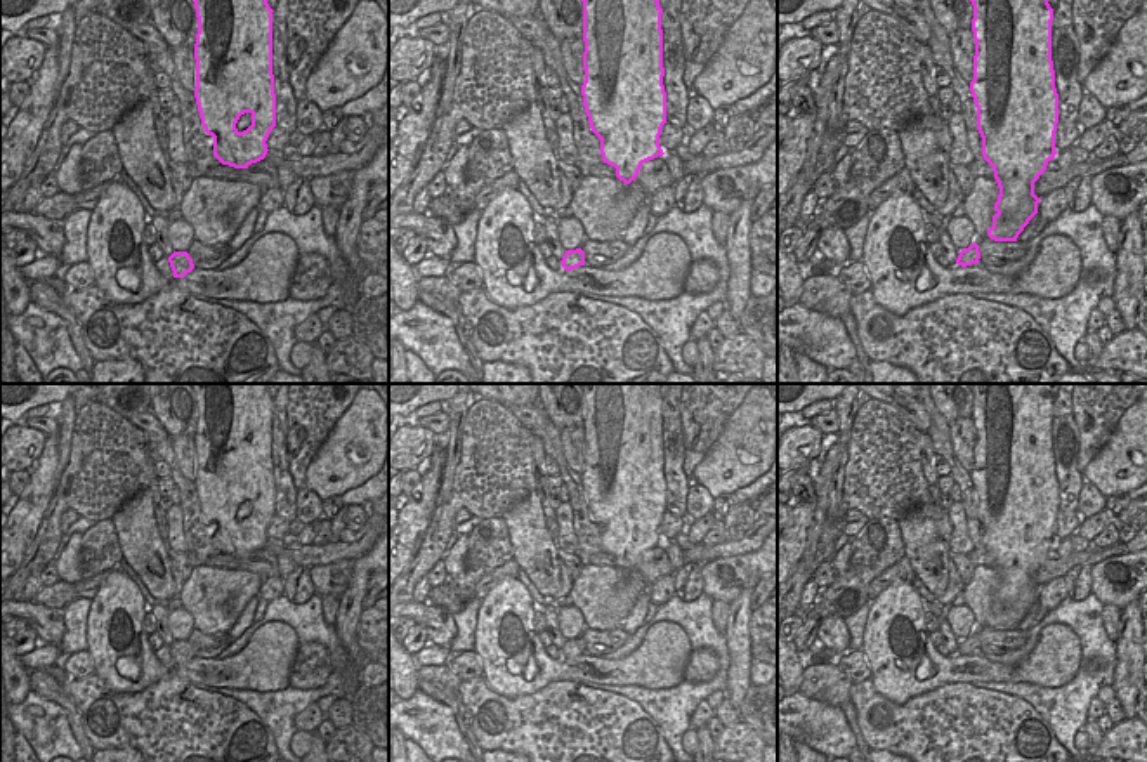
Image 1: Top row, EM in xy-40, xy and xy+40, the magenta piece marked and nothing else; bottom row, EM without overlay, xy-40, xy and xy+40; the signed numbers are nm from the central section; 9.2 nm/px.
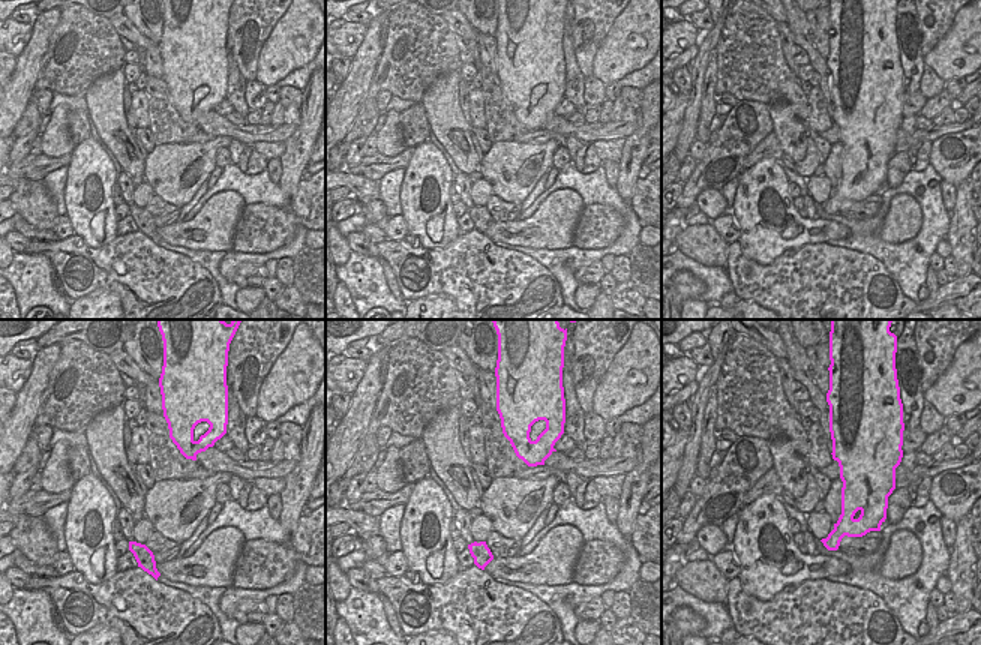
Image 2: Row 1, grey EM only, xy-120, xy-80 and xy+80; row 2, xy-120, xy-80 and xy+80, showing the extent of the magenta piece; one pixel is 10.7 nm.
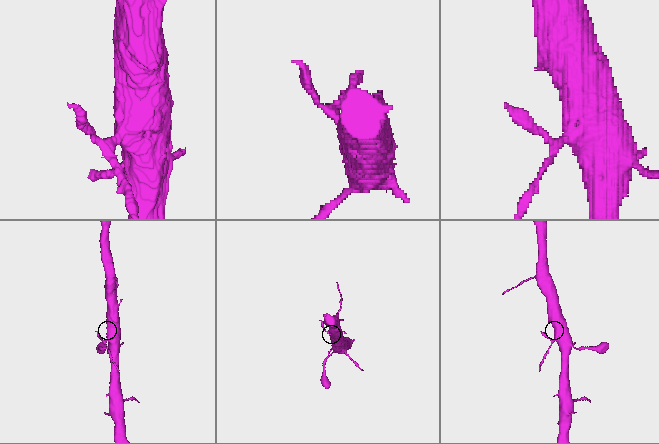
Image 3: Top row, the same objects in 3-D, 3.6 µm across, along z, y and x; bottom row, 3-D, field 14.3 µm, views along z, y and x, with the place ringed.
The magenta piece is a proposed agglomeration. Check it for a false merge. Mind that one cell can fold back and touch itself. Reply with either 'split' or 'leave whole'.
split

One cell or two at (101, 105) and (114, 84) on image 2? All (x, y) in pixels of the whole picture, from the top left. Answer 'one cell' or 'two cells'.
one cell

